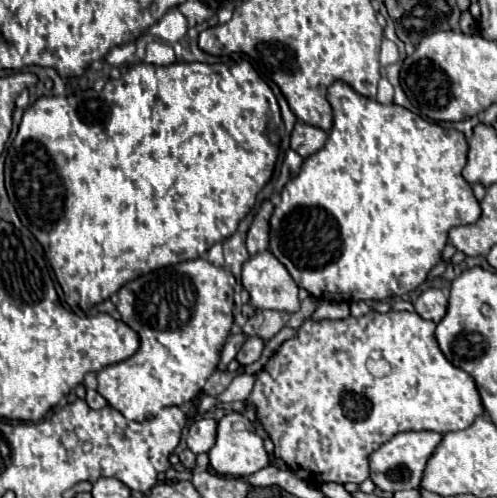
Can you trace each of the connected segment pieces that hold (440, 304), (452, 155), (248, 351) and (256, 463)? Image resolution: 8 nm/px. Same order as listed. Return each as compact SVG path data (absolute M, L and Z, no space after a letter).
M427 289L415 301L415 311L419 317L439 323L447 311L447 299L439 289Z
M335 81L327 89L327 99L333 107L333 127L329 131L329 139L321 151L307 157L301 165L301 171L297 177L293 177L283 193L281 203L275 207L269 225L271 225L271 241L269 251L287 267L291 277L295 279L297 287L309 291L319 301L383 301L387 297L401 297L405 293L415 291L427 277L427 273L437 265L443 247L447 245L447 233L455 225L469 225L475 223L481 215L479 203L471 191L471 185L463 179L461 169L467 163L467 141L465 135L459 131L443 129L437 123L425 121L419 115L411 113L409 109L403 109L399 105L383 105L375 99L367 99L359 93L355 93L347 83Z
M249 337L249 339L241 345L241 349L239 349L237 357L235 357L235 359L237 359L237 363L239 363L241 367L255 363L255 361L261 357L263 345L265 345L265 341L263 341L263 339L259 339L259 337Z
M227 413L219 423L217 423L217 441L213 449L209 451L211 467L219 475L235 475L235 477L247 477L269 465L269 455L263 447L263 439L257 435L253 423L243 415L243 413Z

